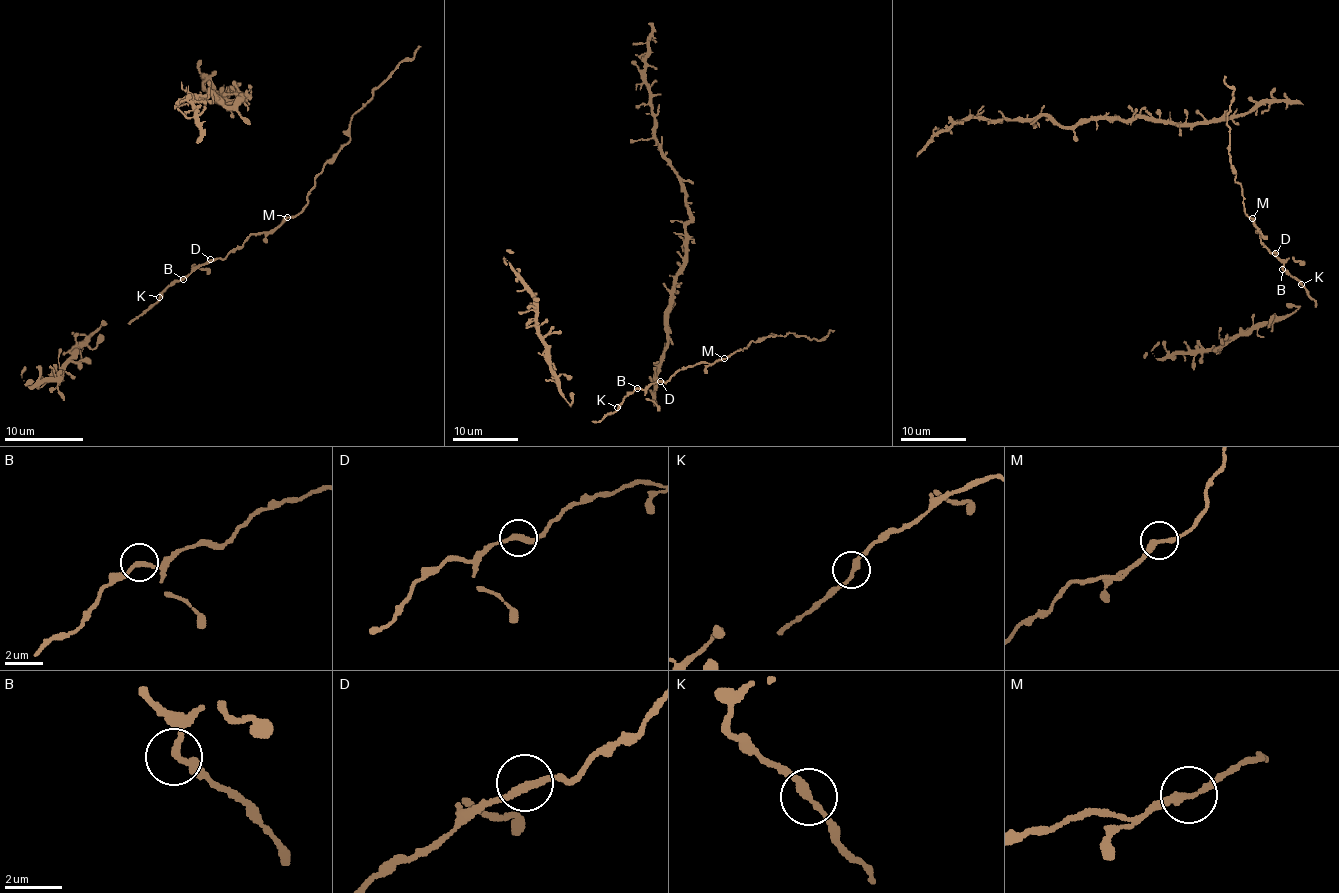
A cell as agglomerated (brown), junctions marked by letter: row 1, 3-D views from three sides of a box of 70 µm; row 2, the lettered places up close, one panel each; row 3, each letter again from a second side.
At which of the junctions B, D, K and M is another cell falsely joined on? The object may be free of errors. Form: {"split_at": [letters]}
{"split_at": []}

